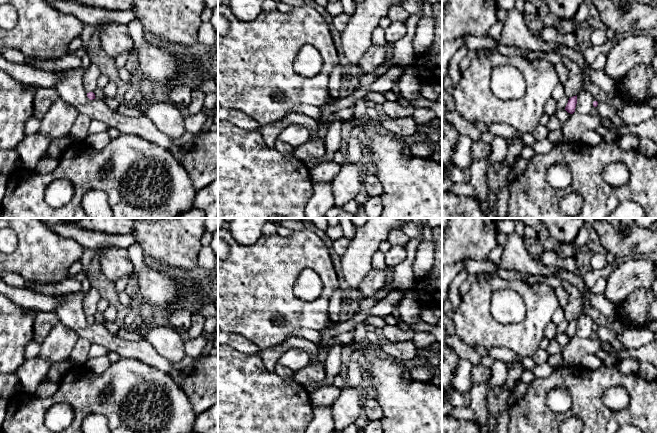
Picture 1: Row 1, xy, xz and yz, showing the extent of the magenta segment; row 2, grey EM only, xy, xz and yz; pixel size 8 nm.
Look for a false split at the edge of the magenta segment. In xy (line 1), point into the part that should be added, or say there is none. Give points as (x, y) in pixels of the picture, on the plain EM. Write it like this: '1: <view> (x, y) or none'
1: none

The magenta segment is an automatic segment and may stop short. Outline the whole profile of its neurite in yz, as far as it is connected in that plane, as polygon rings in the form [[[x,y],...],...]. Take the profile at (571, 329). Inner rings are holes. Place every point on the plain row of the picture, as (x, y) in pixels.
[[[577,319],[569,322],[565,334],[568,337],[573,338],[575,336],[576,328],[577,328]]]

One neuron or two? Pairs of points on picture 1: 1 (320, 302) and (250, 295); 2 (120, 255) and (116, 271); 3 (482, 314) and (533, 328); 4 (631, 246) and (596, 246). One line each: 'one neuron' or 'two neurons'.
1: one neuron
2: one neuron
3: one neuron
4: two neurons

